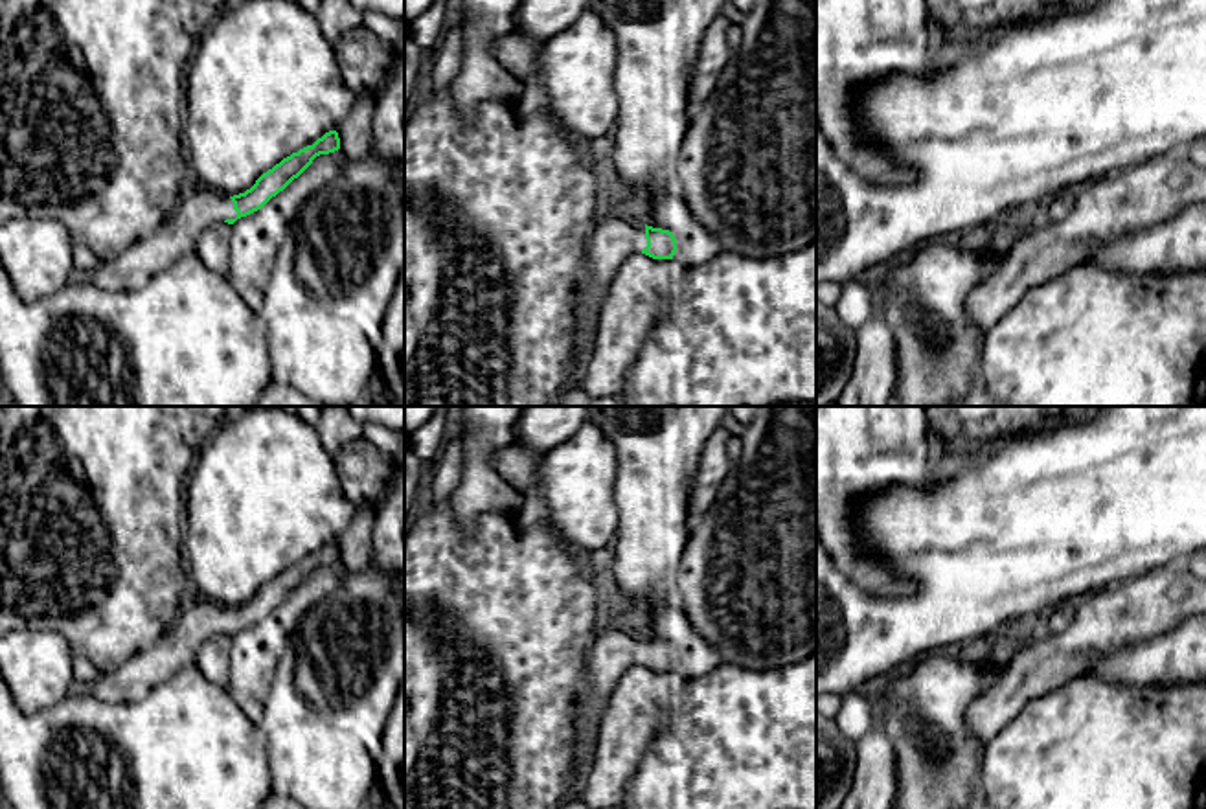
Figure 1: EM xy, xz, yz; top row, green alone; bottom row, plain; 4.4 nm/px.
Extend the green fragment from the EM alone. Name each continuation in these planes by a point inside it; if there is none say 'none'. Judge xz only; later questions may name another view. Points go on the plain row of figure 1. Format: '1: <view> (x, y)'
1: xz (614, 648)

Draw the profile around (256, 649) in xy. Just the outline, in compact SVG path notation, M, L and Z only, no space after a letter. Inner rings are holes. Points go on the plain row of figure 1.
M340 561L316 568L298 590L261 621L232 636L228 693L250 723L259 724L265 713L276 664L302 616L335 592L346 572Z

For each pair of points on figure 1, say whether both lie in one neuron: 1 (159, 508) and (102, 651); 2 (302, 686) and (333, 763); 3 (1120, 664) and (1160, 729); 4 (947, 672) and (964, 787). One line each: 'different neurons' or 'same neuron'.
1: same neuron
2: same neuron
3: different neurons
4: same neuron

